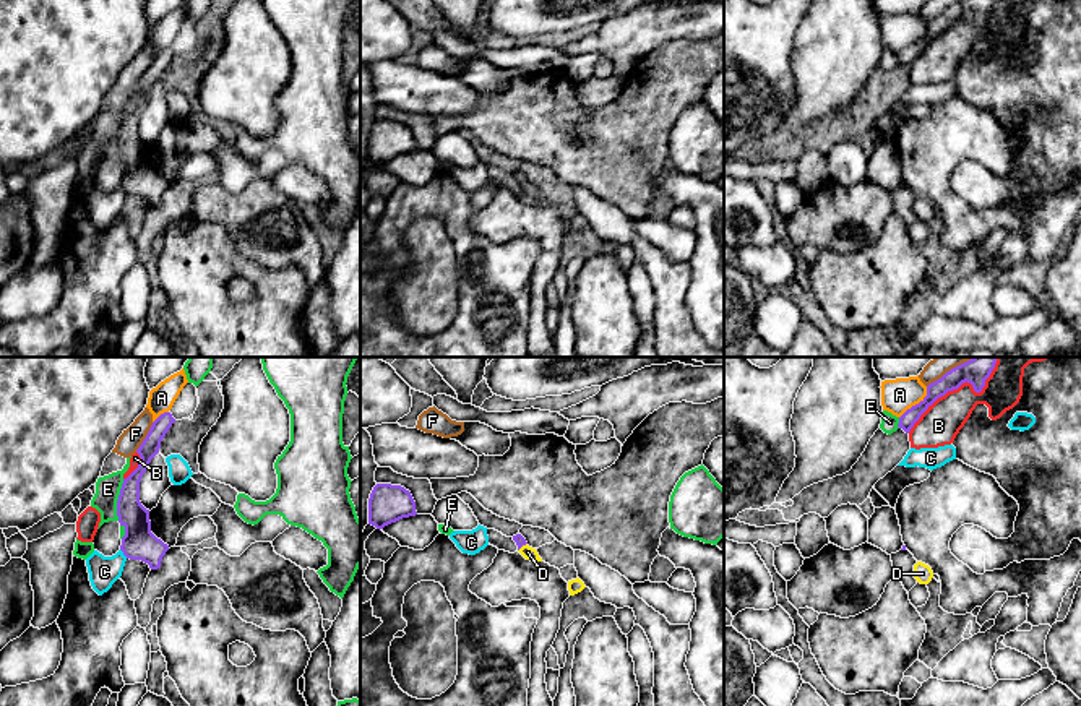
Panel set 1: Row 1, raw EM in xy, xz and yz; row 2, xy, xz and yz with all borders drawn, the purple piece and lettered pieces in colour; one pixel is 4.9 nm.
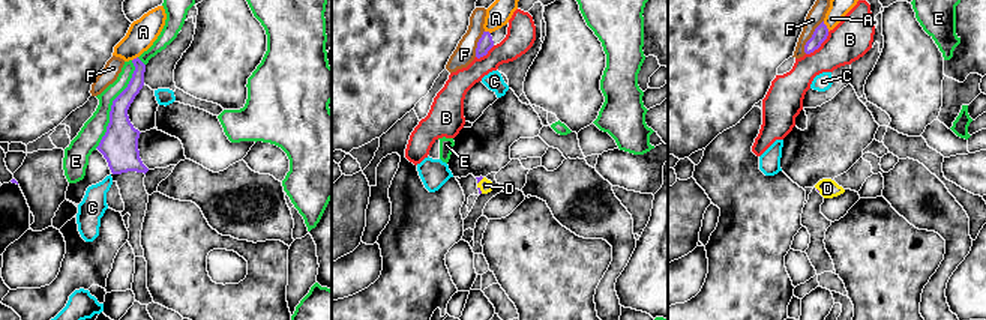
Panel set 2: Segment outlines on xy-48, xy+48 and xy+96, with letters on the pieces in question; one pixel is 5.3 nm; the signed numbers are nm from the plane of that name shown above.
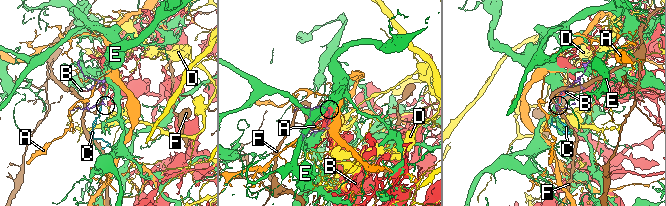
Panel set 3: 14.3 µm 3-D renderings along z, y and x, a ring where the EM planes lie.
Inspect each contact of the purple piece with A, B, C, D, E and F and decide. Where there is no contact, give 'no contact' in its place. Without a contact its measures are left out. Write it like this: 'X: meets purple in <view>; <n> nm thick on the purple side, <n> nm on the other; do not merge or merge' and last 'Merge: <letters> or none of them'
A: meets purple in yz; 100 nm thick on the purple side, 160 nm on the other; do not merge
B: meets purple in yz; 110 nm thick on the purple side, 200 nm on the other; do not merge
C: meets purple in xy; 160 nm thick on the purple side, 150 nm on the other; do not merge
D: meets purple in xz; 50 nm thick on the purple side, 70 nm on the other; merge
E: meets purple in xy; 160 nm thick on the purple side, 130 nm on the other; do not merge
F: meets purple in xy; 90 nm thick on the purple side, 110 nm on the other; do not merge
Merge: D

